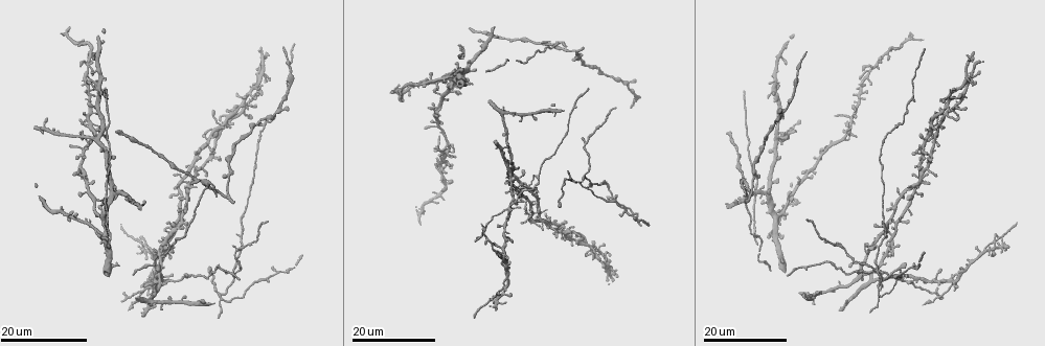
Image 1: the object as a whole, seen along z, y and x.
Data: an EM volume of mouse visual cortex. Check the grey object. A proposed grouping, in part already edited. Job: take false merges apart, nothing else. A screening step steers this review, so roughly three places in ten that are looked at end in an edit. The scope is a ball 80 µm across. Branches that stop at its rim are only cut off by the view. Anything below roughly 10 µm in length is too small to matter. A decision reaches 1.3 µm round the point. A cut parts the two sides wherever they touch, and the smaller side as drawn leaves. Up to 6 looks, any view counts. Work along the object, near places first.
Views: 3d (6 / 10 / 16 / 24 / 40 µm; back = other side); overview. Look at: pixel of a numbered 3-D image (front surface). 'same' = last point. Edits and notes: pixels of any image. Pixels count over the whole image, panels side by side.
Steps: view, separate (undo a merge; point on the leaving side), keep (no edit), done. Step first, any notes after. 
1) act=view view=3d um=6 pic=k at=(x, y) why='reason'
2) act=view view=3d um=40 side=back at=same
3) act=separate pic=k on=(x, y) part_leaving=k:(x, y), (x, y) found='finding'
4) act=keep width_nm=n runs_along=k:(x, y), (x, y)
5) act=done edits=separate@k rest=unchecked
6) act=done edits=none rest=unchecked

act=view view=3d um=16 pic=1 at=(517, 201) why='four or more arms meet'

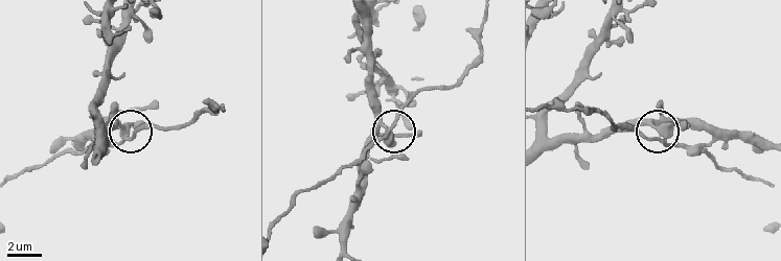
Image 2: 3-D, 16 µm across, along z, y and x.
act=view view=3d um=6 pic=2 at=(392, 130)

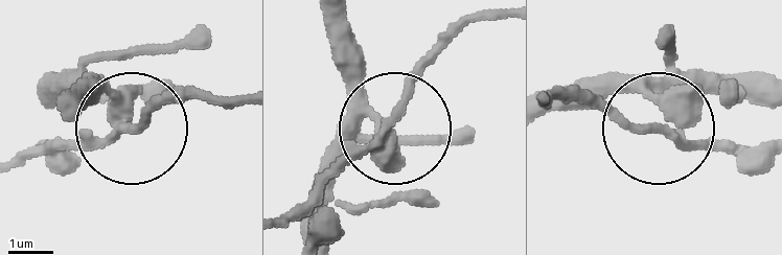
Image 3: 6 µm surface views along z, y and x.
act=keep side_arm_um=39 runs_along=3:(342, 21), (361, 99), (387, 133), (294, 219) found='all the same cell'

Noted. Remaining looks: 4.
act=view view=3d um=24 pic=1 at=(504, 285)

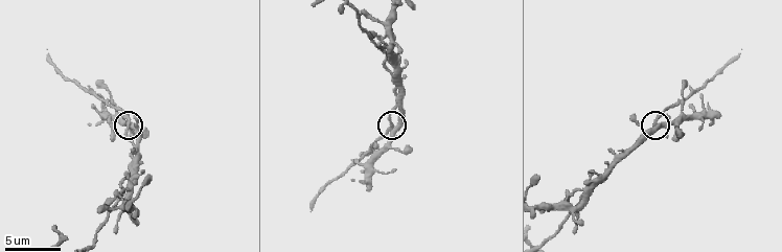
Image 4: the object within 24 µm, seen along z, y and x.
act=view view=3d um=10 pic=4 at=(391, 123)

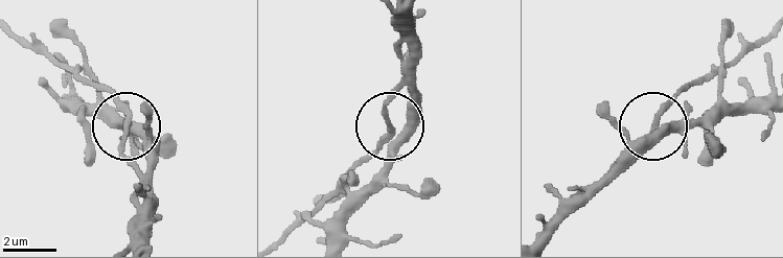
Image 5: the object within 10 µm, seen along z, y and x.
act=keep runs_along=5:(136, 240), (140, 173), (122, 146), (129, 119), (91, 80) found='one cell here'

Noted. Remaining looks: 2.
act=view view=3d um=16 pic=1 at=(581, 179) why='three-way junction'

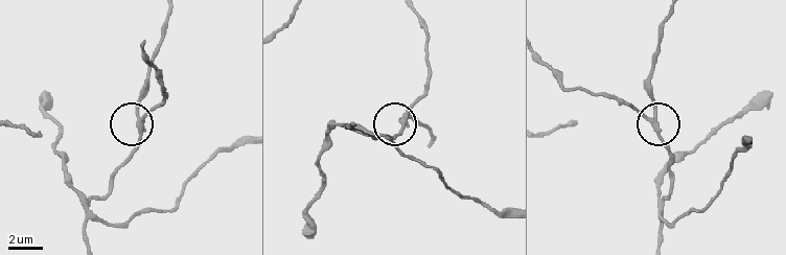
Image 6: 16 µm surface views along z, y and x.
act=view view=3d um=10 pic=6 at=(656, 121)

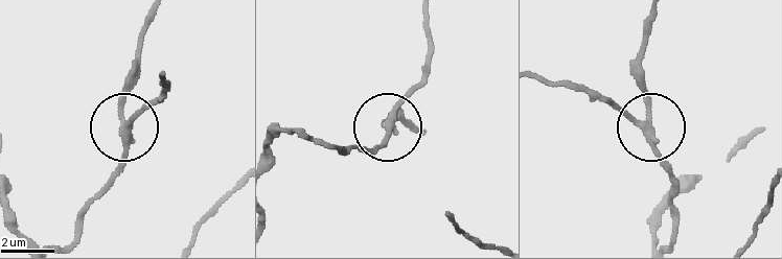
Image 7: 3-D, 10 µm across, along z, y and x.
act=keep arms=3 found='continuous, no second cell'

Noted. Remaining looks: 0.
act=done edits=none rest=unchecked

